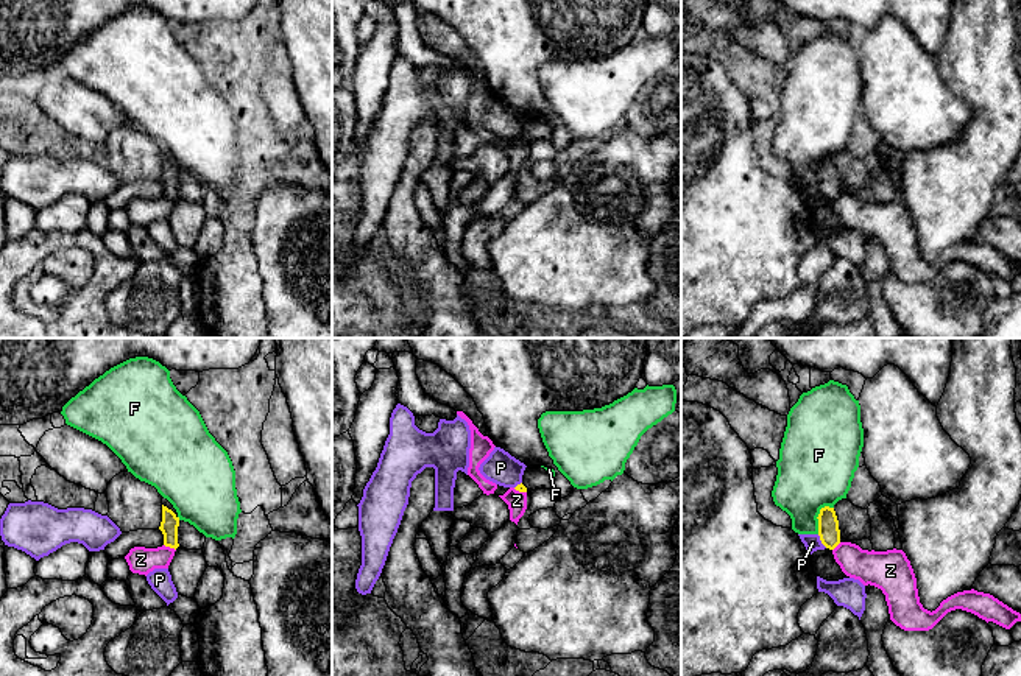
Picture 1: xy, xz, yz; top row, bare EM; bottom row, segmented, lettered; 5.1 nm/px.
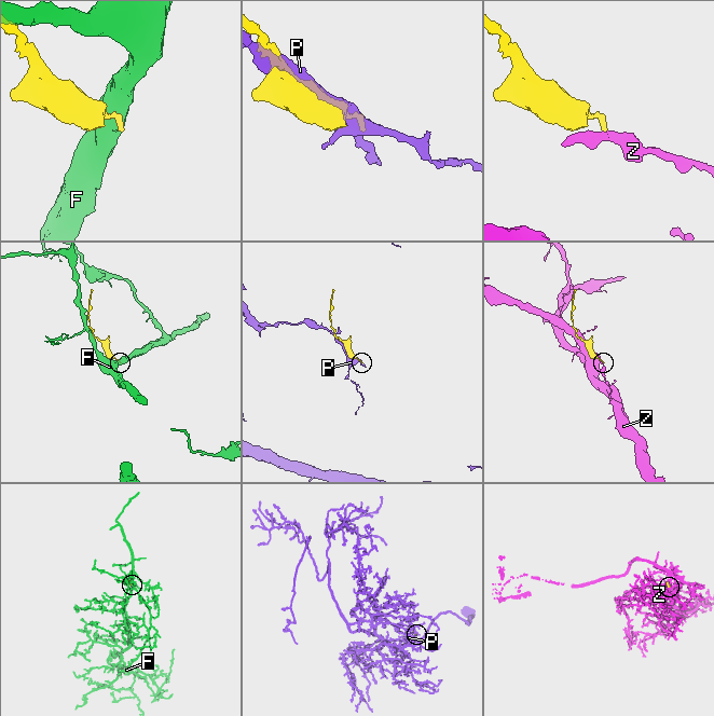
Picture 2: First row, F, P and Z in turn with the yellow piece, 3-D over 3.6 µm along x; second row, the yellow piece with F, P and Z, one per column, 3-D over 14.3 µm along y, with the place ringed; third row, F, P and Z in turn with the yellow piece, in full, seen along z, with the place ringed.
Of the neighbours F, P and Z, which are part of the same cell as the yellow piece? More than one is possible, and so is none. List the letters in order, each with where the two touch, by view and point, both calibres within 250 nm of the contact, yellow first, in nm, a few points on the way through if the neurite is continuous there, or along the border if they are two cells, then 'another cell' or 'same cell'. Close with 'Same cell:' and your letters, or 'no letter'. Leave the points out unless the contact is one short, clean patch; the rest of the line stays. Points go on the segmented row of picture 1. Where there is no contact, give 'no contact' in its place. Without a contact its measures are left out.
F: yz (819, 516) | 110/400 nm | another cell
P: yz (820, 539) | 110/90 nm | another cell
Z: xy (170, 547) | 90/140 nm | along xy (164, 544), (175, 550) | another cell
Same cell: no letter

